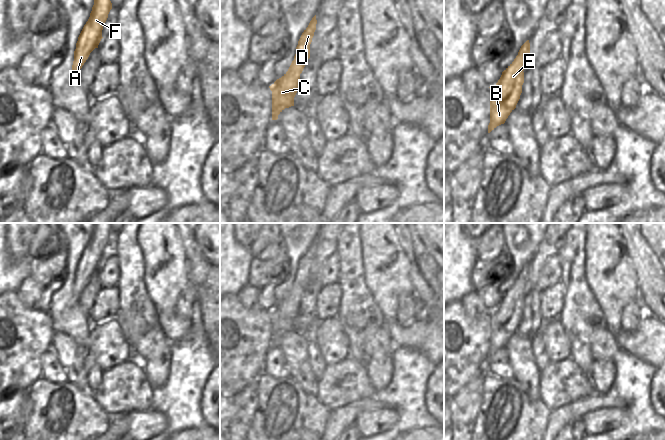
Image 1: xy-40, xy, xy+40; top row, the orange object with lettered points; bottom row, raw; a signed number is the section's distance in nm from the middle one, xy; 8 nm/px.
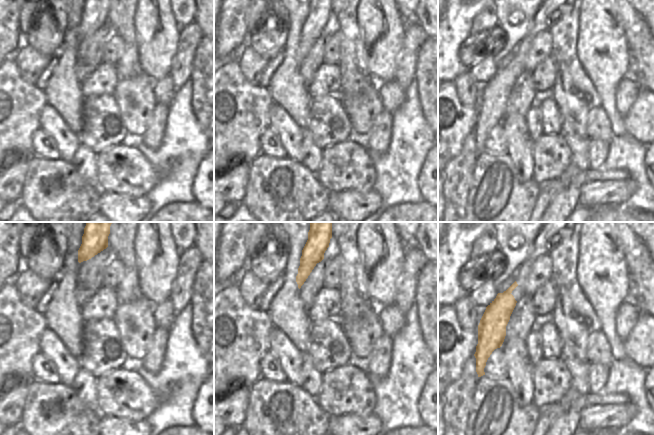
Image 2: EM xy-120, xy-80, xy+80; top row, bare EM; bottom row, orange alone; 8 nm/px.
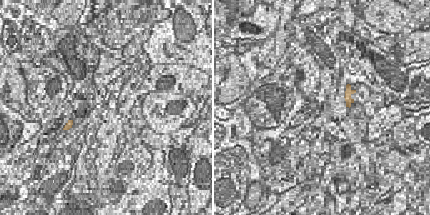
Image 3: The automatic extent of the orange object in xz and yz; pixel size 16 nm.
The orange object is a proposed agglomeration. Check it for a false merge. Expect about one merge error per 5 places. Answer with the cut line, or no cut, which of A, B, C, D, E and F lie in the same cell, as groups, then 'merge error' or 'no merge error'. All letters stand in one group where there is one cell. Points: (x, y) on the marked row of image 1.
cut none; groups A B C D E F; no merge error

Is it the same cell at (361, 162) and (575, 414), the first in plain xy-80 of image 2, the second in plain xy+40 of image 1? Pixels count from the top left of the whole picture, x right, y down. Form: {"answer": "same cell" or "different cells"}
{"answer": "different cells"}

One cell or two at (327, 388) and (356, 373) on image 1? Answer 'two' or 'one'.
one

